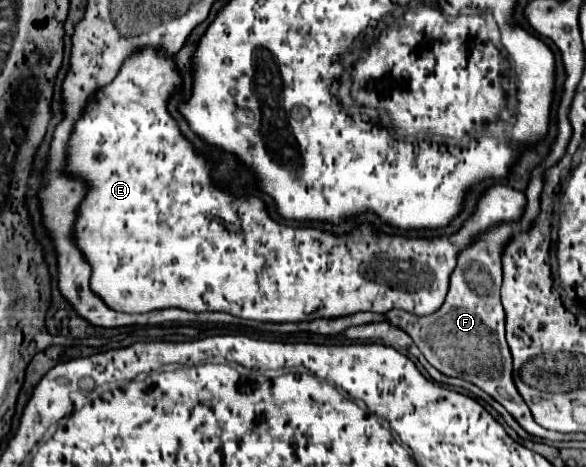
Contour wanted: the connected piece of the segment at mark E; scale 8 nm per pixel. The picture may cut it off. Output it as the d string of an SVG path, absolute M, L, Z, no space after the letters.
M142 49L140 53L136 53L134 57L130 57L124 67L120 69L118 77L102 87L94 99L88 103L84 117L76 123L76 129L72 133L72 141L70 141L70 149L68 149L68 171L74 175L80 175L86 179L86 183L90 185L90 191L80 207L78 213L78 221L76 221L76 229L74 229L74 237L82 247L82 253L88 257L90 265L92 265L92 291L96 295L100 295L106 305L110 305L116 311L124 311L124 313L148 313L154 309L166 309L166 307L180 307L180 309L188 309L188 311L226 311L232 313L236 317L244 317L244 319L256 319L256 321L276 321L276 323L286 323L286 321L306 321L312 317L340 317L340 315L348 315L354 311L374 311L374 313L386 313L390 309L404 309L408 313L414 315L430 315L436 313L448 293L448 279L450 273L456 267L456 257L460 251L464 251L466 247L470 247L472 243L478 241L478 237L482 233L486 233L488 229L500 225L500 223L512 223L518 221L524 215L526 209L526 195L510 189L506 185L494 185L490 187L480 203L476 213L464 223L464 227L452 235L452 237L436 237L436 239L406 239L402 235L378 235L376 231L372 231L370 227L358 227L354 233L350 233L348 237L334 237L330 233L324 231L316 231L312 227L294 227L294 225L282 225L278 221L274 221L266 209L264 203L258 197L232 197L230 193L218 189L212 179L210 179L210 169L206 165L206 161L192 149L192 145L182 137L176 121L170 117L170 113L166 111L166 99L180 87L180 77L176 73L176 63L172 59L162 59L156 57L154 49Z

